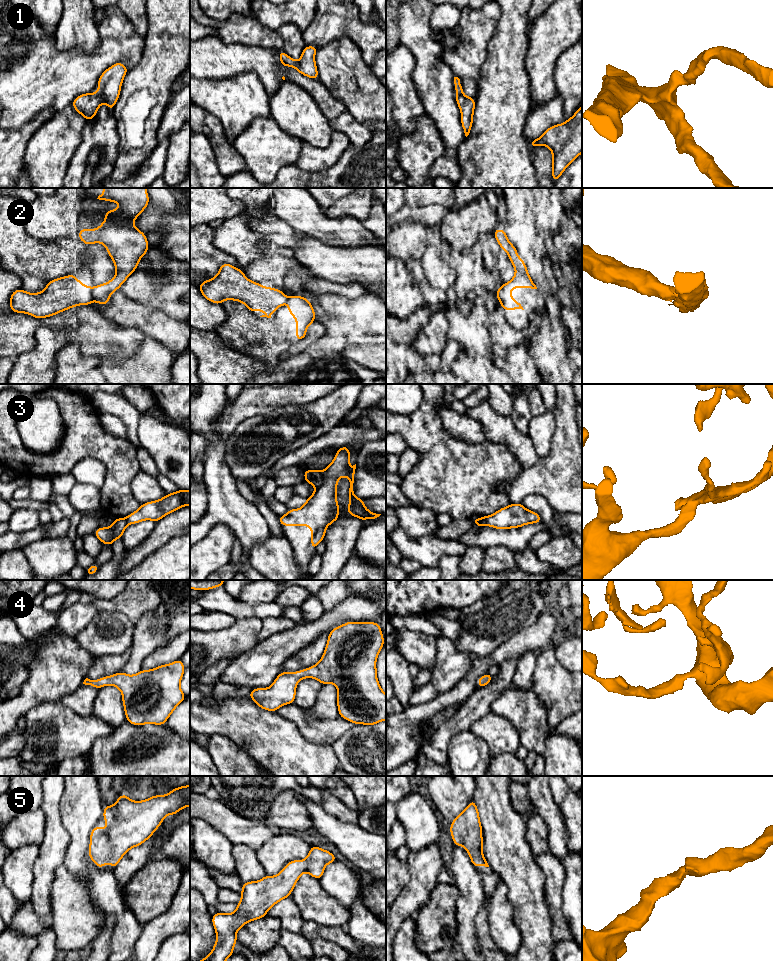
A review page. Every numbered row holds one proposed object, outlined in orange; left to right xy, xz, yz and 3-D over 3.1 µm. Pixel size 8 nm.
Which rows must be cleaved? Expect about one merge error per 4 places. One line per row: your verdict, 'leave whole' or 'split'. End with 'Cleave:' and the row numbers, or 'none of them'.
1: leave whole
2: split
3: split
4: leave whole
5: leave whole
Cleave: 2, 3

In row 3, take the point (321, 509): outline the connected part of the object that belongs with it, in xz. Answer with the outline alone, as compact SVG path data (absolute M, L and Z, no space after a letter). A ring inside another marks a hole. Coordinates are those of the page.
M347 446L338 449L334 460L325 468L324 482L299 509L289 509L288 513L279 516L281 526L310 526L311 548L316 549L323 541L328 525L339 519L340 506L337 503L337 483L346 476L350 482L349 505L347 512L361 519L375 519L381 514L372 513L364 506L364 499L354 495L353 483L356 464L349 465L351 452Z

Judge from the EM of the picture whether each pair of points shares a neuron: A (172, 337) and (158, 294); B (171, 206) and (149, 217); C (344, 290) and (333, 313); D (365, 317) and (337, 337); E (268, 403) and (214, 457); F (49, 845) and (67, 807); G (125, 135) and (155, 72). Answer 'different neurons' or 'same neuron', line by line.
A: different neurons
B: different neurons
C: different neurons
D: same neuron
E: different neurons
F: different neurons
G: same neuron

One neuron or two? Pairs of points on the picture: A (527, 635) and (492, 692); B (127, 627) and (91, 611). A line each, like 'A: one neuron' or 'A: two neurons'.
A: two neurons
B: two neurons

